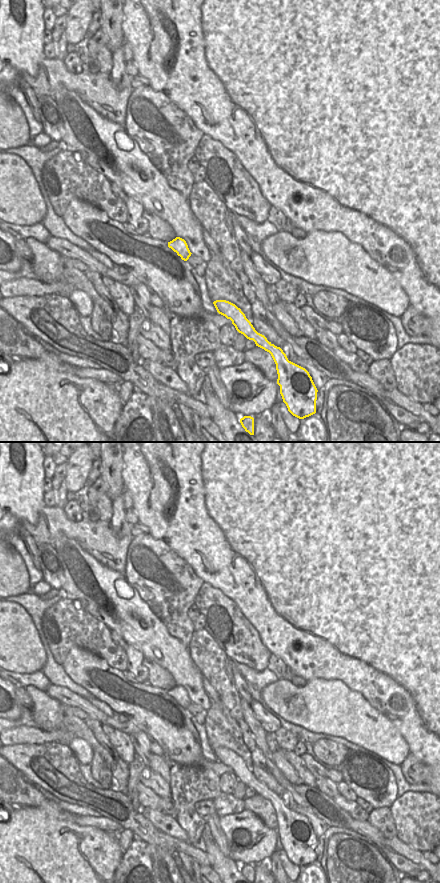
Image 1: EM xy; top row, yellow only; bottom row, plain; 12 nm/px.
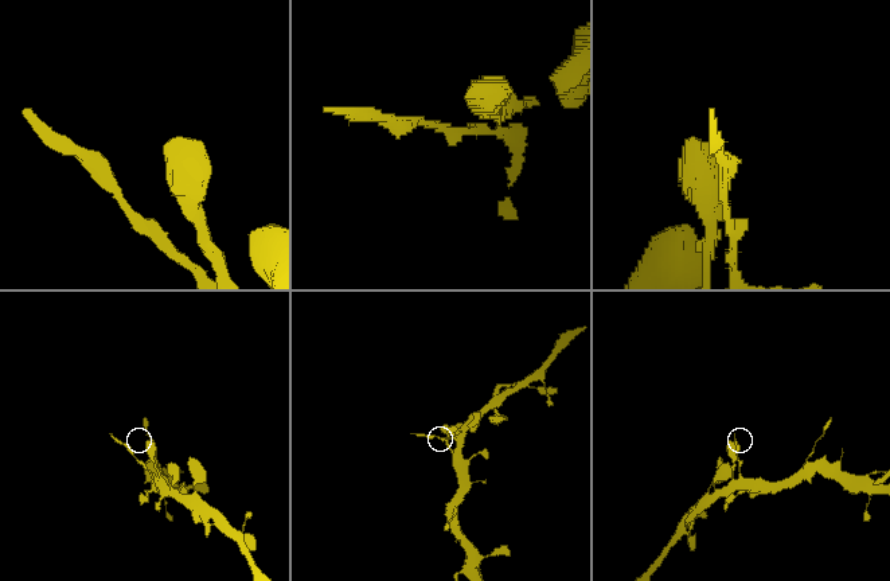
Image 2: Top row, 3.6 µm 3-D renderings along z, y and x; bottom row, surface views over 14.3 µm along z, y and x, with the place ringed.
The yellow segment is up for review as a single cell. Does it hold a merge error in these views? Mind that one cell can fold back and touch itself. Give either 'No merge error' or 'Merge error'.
Merge error

